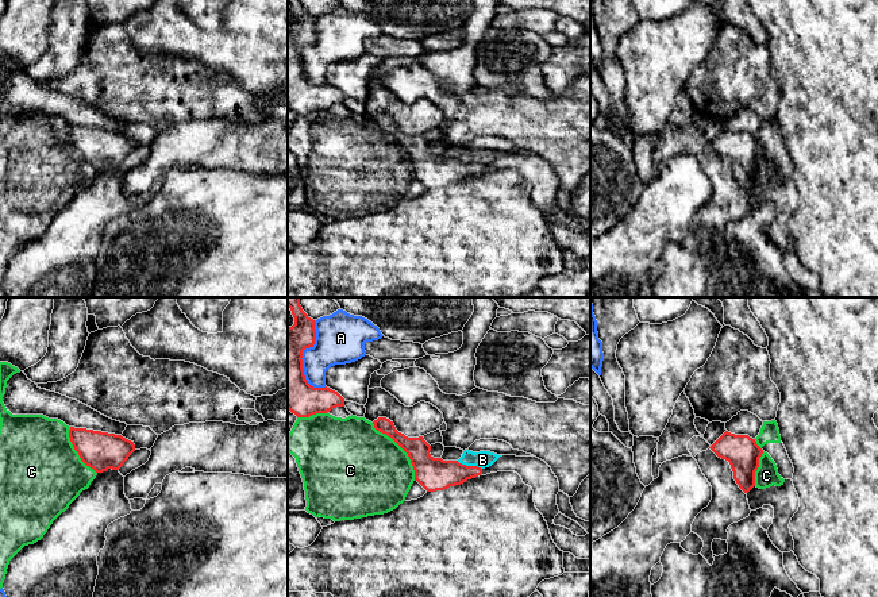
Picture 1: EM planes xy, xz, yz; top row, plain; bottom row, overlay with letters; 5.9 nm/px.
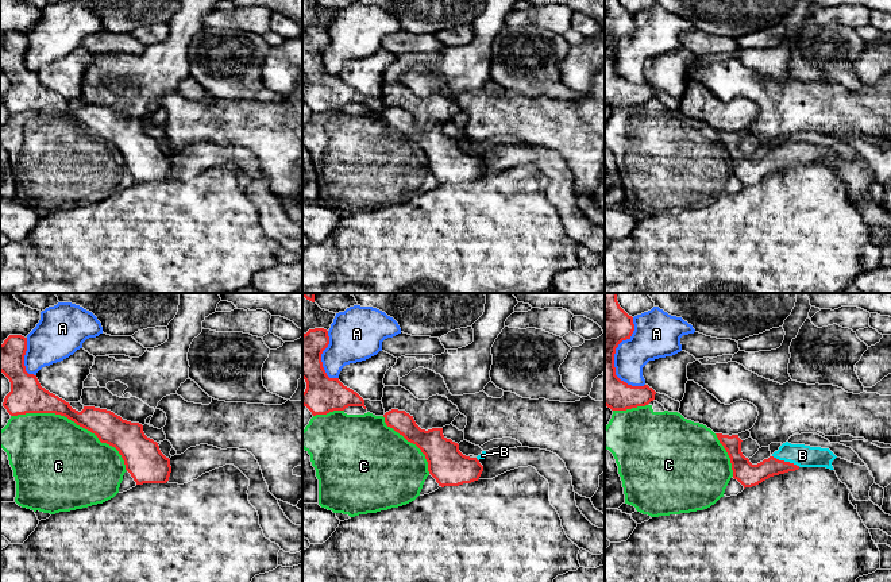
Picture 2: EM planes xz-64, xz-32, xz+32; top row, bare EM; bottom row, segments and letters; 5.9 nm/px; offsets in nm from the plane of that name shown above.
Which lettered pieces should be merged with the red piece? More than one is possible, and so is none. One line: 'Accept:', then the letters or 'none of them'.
Accept: B

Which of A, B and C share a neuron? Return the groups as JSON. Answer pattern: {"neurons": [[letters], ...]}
{"neurons": [["A"], ["B"], ["C"]]}

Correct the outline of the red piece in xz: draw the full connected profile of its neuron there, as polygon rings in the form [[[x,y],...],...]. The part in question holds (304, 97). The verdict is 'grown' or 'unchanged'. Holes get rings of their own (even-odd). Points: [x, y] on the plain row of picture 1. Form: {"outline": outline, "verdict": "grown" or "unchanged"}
{"outline": [[[288,0],[294,22],[288,26],[288,107],[297,115],[327,111],[332,105],[344,104],[344,96],[330,85],[313,85],[308,81],[303,66],[303,49],[313,45],[316,36],[315,18],[301,5],[300,0]]], "verdict": "unchanged"}

